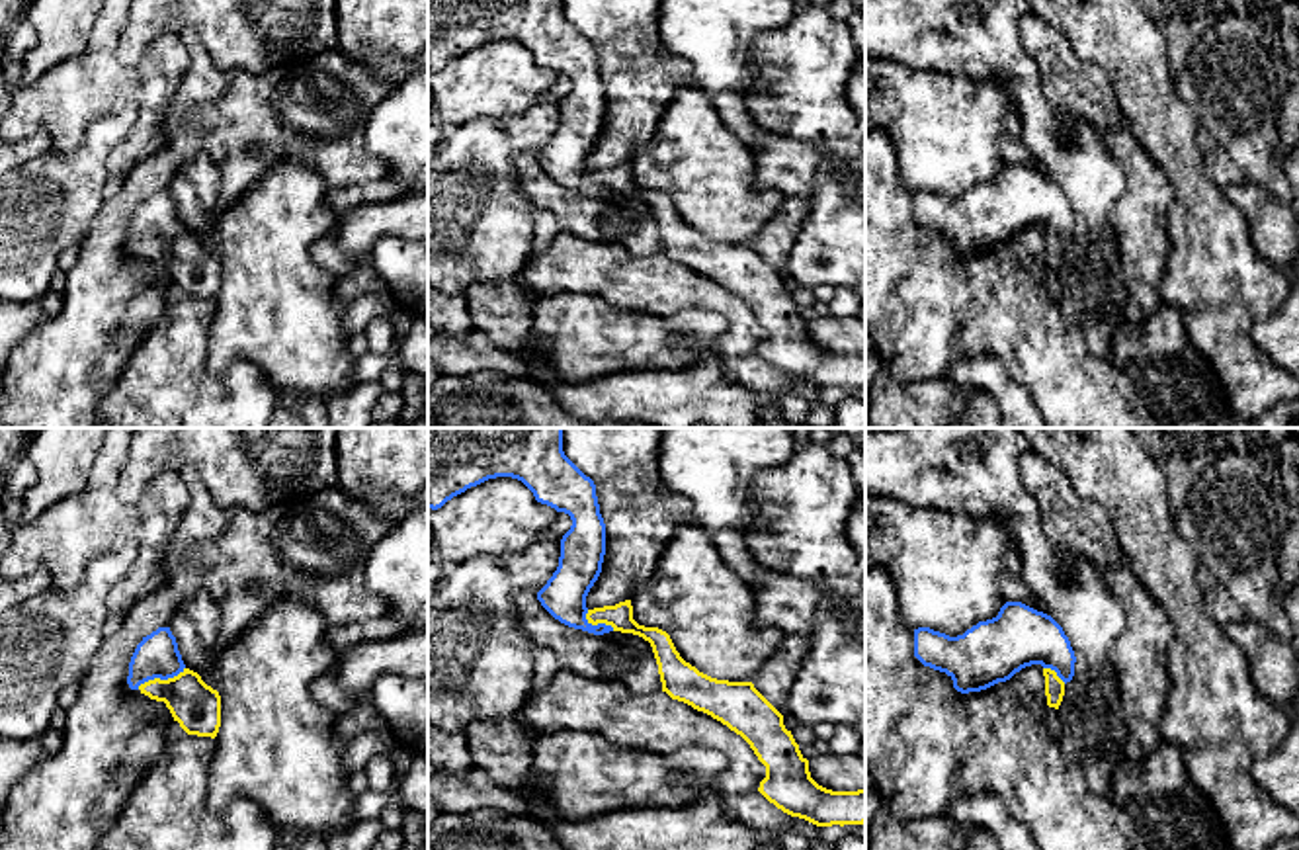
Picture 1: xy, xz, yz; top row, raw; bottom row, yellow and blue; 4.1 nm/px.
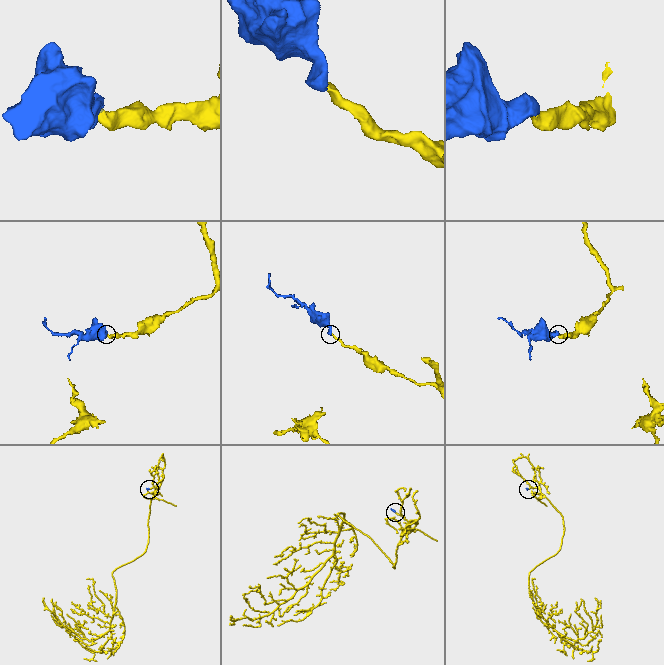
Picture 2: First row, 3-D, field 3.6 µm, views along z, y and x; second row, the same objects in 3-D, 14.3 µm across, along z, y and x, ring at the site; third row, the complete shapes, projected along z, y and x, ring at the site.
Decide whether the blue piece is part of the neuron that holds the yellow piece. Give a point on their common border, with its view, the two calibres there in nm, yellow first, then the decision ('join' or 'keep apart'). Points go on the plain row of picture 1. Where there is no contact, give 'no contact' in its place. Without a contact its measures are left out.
xy (159, 241) | 200/180 nm | join

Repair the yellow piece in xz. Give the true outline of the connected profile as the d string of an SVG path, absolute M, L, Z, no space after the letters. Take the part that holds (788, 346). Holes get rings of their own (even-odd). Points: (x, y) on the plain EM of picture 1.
M428 0L428 70L438 72L496 39L522 43L537 64L572 82L561 102L559 129L537 154L555 182L594 197L621 193L649 203L662 254L740 297L766 328L758 354L783 375L817 389L865 385L865 352L832 354L818 348L783 277L752 244L699 234L680 219L666 193L633 182L631 162L586 170L586 158L602 135L606 86L596 47L565 18L563 0Z

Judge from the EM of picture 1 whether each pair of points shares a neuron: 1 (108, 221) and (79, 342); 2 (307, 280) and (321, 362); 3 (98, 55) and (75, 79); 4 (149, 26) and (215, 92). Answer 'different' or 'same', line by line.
1: same
2: same
3: same
4: different

